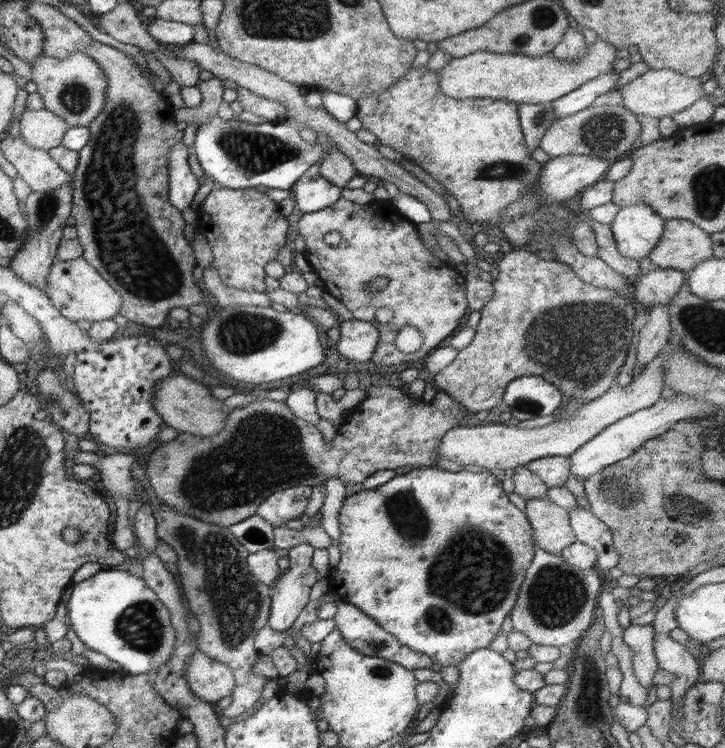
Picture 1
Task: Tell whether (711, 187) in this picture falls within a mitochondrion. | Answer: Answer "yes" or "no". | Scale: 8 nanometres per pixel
yes

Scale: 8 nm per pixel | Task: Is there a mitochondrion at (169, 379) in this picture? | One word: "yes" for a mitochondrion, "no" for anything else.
no

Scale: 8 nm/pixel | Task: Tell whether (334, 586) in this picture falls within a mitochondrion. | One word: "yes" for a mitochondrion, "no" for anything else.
no

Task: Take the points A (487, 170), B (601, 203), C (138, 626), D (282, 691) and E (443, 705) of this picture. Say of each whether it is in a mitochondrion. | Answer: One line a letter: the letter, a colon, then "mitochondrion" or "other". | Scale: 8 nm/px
A: mitochondrion
B: other
C: mitochondrion
D: other
E: other

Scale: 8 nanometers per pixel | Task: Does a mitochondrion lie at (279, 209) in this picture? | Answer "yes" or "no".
no

